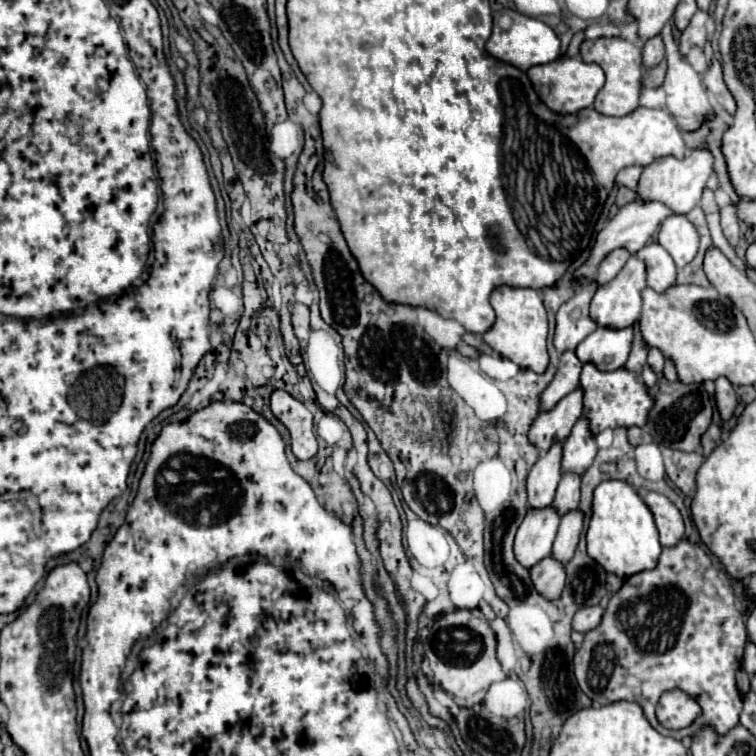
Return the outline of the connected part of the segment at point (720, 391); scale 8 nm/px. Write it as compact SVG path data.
M726 378L716 380L716 408L722 420L730 420L736 410L736 392Z

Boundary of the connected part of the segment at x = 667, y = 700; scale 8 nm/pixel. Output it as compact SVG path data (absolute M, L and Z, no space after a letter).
M680 688L664 692L656 706L656 718L668 730L680 730L690 726L700 716L700 712L702 708L696 704L696 700L692 700Z

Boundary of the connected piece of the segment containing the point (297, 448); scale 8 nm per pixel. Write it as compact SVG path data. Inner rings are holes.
M284 390L272 392L270 410L290 432L292 454L296 458L312 458L318 452L318 442L312 426L312 412Z

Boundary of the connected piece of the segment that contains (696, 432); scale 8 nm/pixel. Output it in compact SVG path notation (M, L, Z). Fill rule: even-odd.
M662 378L656 382L654 388L650 388L650 396L654 398L654 406L648 412L648 422L644 430L652 436L652 440L660 446L670 446L674 450L696 450L700 446L700 436L710 426L714 414L714 400L706 394L702 384L668 382L666 378Z

